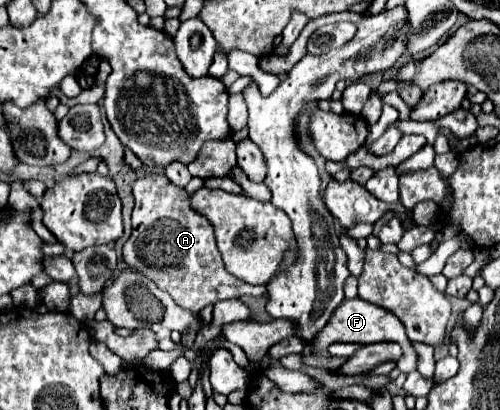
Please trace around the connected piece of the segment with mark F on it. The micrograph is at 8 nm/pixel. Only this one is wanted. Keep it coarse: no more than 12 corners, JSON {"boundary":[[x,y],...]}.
{"boundary":[[359,297],[345,299],[311,347],[395,341],[399,369],[417,365],[403,323]]}

